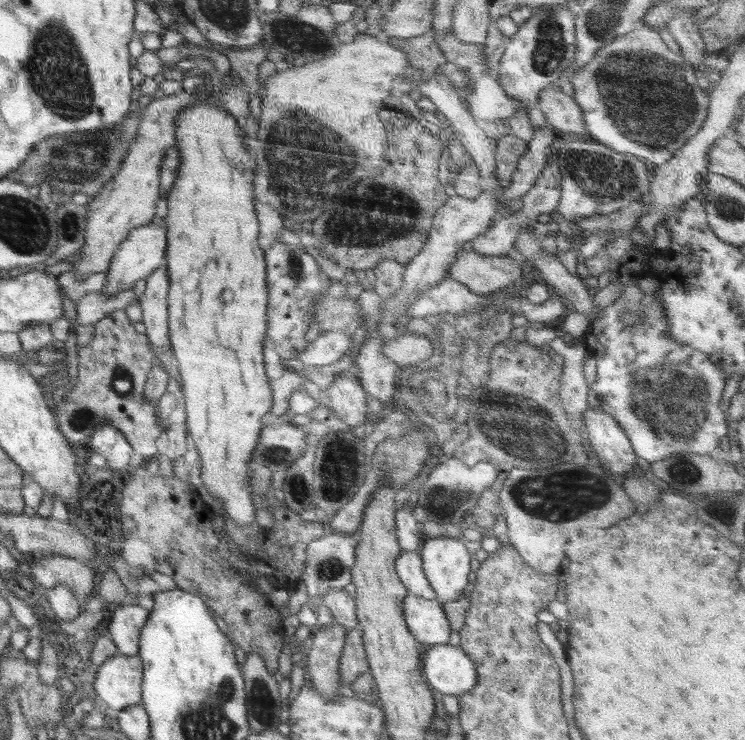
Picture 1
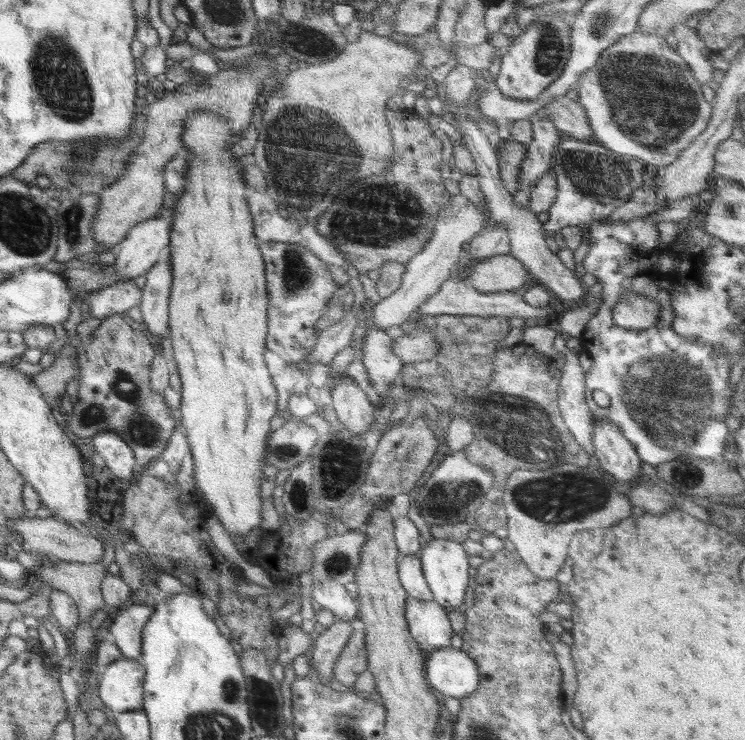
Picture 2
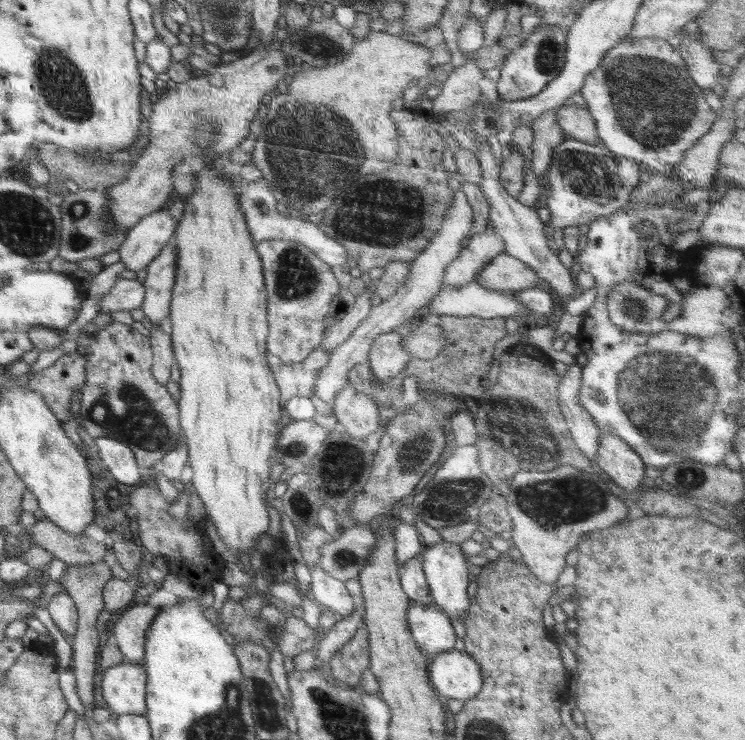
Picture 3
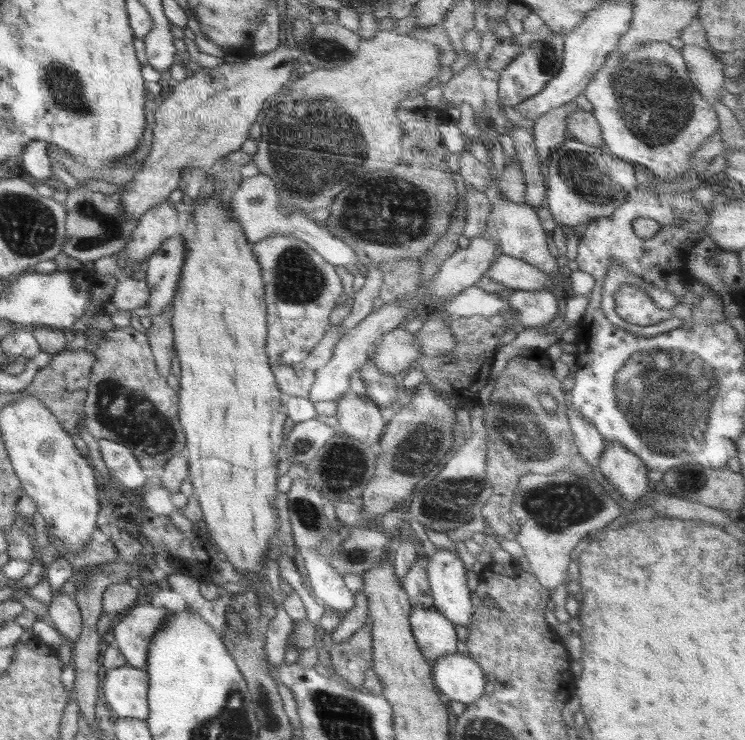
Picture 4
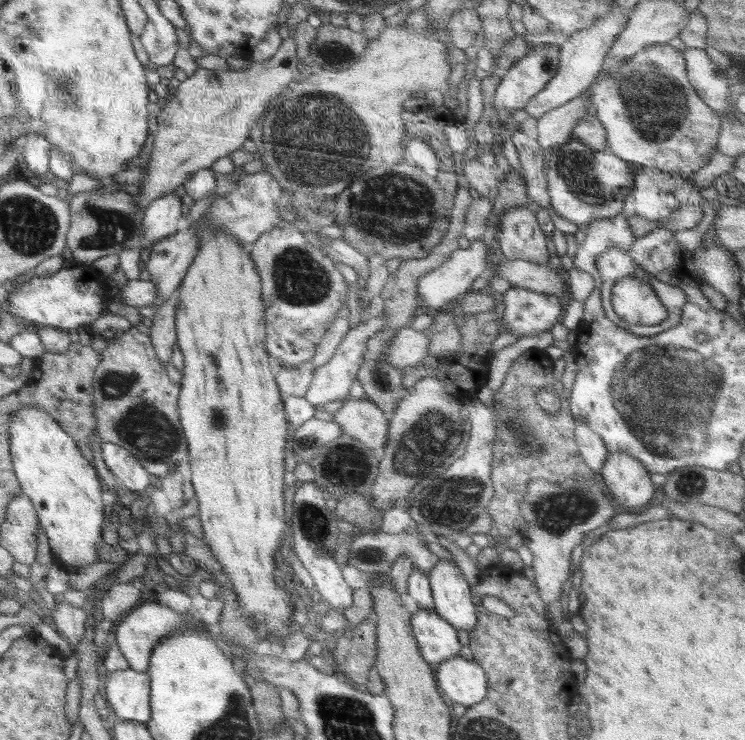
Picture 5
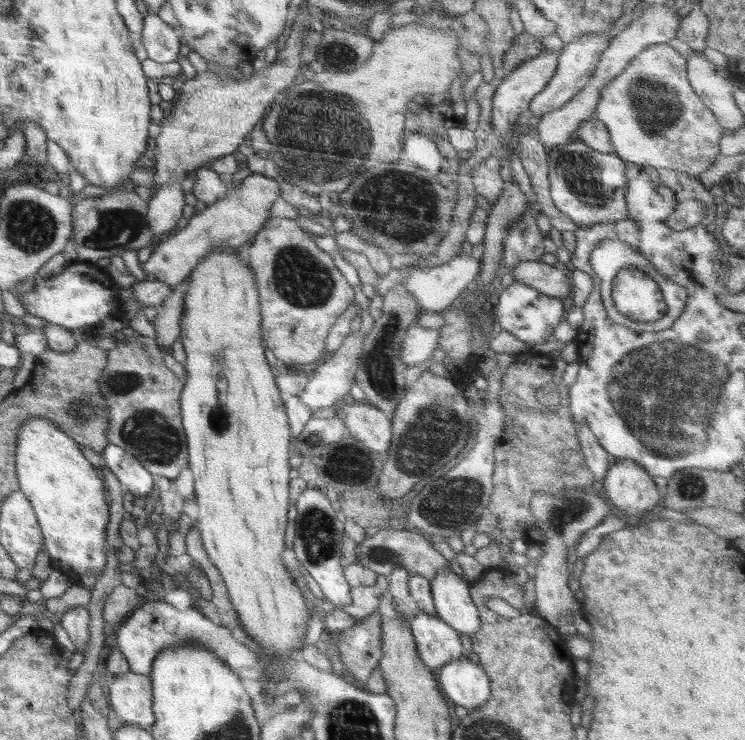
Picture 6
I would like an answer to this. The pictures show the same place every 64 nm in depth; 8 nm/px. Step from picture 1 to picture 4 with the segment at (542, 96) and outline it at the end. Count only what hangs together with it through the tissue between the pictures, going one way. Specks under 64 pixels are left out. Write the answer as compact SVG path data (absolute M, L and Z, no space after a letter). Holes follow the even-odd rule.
M582 109L572 110L566 122L568 138L579 140L590 146L602 146L602 129L598 125L596 117Z

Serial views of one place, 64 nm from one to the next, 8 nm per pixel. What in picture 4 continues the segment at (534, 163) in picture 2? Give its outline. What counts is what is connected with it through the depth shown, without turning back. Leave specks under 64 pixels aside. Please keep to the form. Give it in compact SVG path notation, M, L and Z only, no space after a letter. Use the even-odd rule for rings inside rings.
M570 101L534 120L534 144L538 151L538 157L540 157L538 165L541 166L545 160L549 159L553 146L568 139L566 122L568 122L568 116L572 114L572 110L576 112L578 109L576 102Z

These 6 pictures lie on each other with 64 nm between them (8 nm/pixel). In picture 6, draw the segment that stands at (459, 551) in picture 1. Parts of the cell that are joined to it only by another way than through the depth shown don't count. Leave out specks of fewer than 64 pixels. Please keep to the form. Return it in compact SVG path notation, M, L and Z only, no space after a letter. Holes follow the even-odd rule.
M451 568L438 570L430 580L437 616L454 630L472 636L482 621L469 593L469 582L454 574Z

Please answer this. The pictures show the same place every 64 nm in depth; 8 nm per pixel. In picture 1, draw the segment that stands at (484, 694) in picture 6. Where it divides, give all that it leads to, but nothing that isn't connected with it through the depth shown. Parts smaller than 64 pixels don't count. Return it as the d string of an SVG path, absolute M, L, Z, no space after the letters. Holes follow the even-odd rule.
M439 644L427 647L423 656L422 672L435 692L460 697L476 686L476 663L466 656L461 647Z

